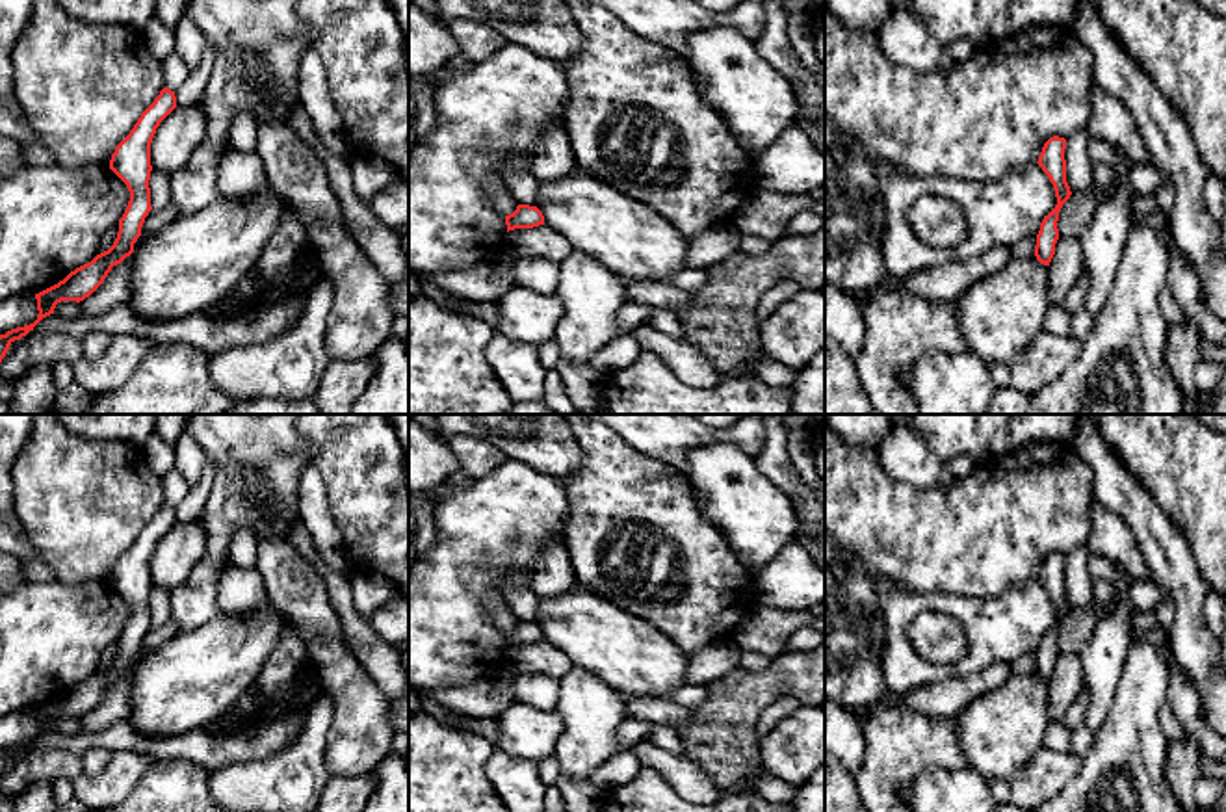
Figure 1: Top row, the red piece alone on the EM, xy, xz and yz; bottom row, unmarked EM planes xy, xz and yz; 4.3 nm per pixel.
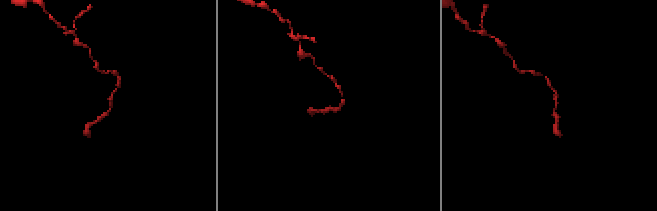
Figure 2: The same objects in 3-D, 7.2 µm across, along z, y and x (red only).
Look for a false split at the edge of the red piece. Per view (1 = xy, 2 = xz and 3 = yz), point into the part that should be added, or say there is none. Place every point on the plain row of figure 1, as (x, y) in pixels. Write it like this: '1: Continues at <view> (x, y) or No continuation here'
1: No continuation here
2: No continuation here
3: No continuation here

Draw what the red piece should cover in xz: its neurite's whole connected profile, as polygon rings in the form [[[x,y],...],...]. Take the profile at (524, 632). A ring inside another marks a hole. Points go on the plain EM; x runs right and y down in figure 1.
[[[518,621],[516,626],[505,632],[507,648],[515,645],[533,645],[544,641],[544,632],[537,622]]]

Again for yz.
[[[1053,552],[1050,554],[1042,569],[1038,572],[1038,582],[1048,591],[1053,600],[1057,621],[1055,624],[1042,635],[1040,647],[1037,650],[1035,673],[1040,680],[1050,682],[1055,671],[1055,660],[1059,656],[1059,628],[1063,621],[1070,615],[1072,608],[1066,598],[1066,576],[1064,576],[1066,556]]]

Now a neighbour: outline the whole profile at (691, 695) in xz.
[[[687,684],[676,691],[667,693],[661,699],[674,701],[687,708],[697,708],[708,699],[708,689],[706,689],[706,686]]]

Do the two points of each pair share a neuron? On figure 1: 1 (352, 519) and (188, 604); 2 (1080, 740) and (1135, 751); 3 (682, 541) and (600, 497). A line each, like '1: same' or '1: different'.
1: different
2: different
3: same

